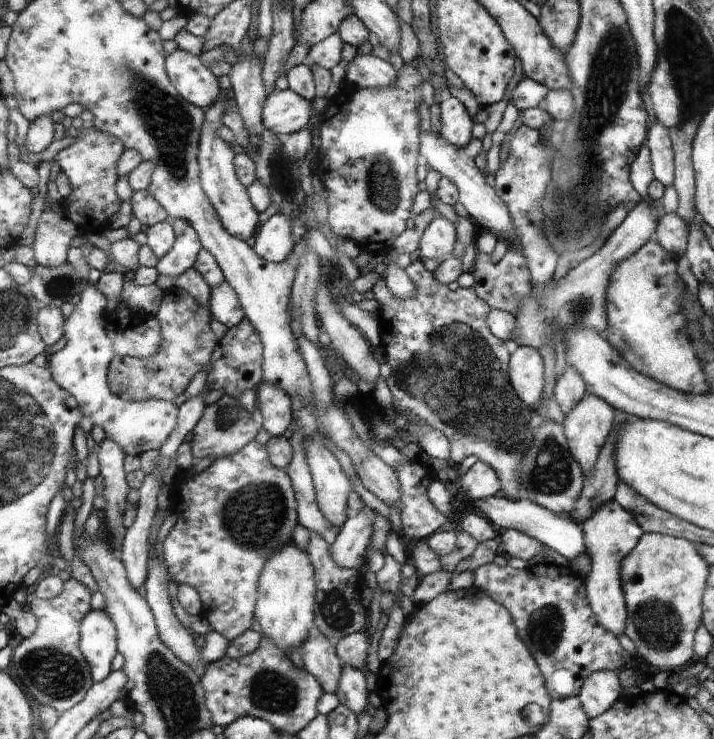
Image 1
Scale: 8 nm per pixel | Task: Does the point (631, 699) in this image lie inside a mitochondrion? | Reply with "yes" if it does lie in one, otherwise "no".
no

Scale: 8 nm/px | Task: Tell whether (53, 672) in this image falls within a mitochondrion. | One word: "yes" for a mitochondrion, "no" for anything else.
yes

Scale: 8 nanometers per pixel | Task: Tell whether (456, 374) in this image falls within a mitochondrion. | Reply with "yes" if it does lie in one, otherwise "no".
yes

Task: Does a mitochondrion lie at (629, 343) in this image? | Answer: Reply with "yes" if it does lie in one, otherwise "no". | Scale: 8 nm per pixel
yes

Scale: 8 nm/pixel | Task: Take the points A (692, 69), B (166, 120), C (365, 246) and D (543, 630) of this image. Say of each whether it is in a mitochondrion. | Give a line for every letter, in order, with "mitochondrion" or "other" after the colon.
A: mitochondrion
B: mitochondrion
C: other
D: mitochondrion

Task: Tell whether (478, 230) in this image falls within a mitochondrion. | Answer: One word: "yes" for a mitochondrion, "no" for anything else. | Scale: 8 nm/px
no

